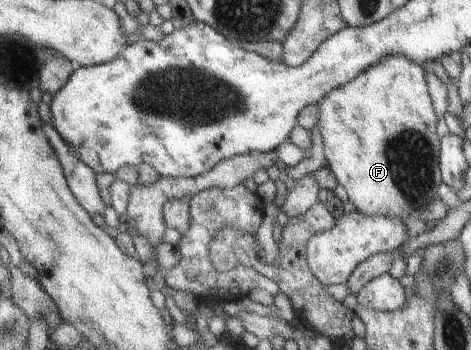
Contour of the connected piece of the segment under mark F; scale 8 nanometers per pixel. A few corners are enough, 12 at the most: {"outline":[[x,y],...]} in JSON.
{"outline":[[389,54],[315,104],[362,214],[438,198],[423,67]]}

